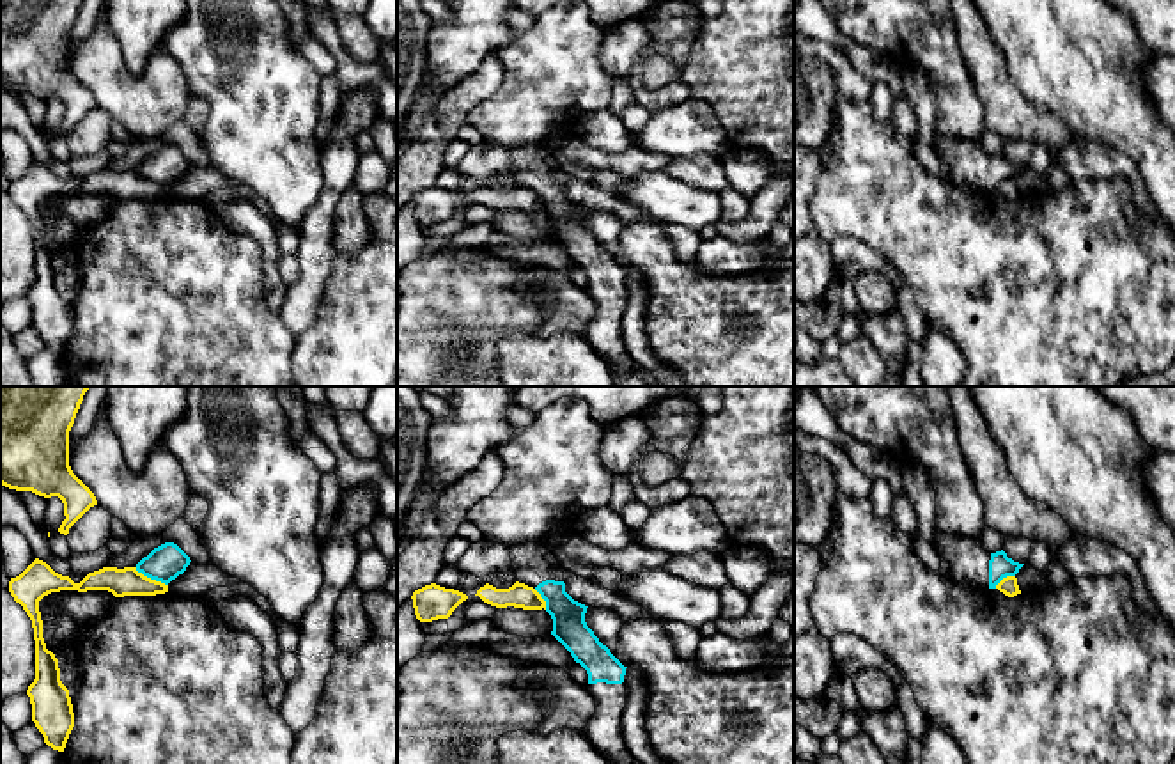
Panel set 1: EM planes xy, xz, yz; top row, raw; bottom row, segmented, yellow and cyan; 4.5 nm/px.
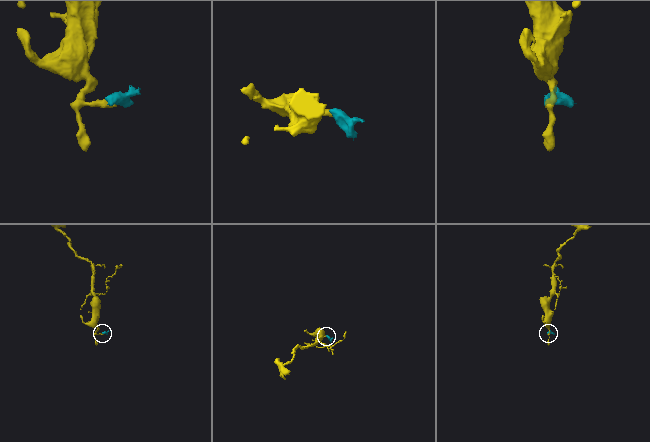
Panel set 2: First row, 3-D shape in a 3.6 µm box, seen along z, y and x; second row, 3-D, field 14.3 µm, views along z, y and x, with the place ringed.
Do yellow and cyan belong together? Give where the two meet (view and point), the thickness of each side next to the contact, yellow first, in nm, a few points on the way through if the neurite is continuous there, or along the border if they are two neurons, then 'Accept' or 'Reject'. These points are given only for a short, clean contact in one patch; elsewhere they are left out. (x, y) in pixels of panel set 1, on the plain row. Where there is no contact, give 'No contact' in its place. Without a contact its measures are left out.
Touches yellow at xy (149, 181). Thickness 130 nm (yellow) against 160 nm. Boundary: xy (135, 171), (167, 188). Reject

